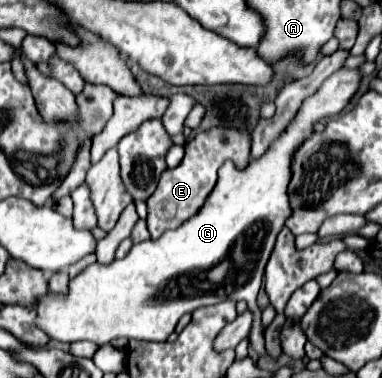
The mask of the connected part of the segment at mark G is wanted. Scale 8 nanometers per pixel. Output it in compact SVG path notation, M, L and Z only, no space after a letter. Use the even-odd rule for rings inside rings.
M338 70L334 76L326 78L326 82L312 94L308 100L302 102L296 116L290 120L286 130L270 144L270 148L260 156L252 158L246 168L234 168L234 162L224 162L218 170L218 182L214 190L208 194L202 208L190 216L182 226L174 230L166 230L158 240L146 240L134 244L132 250L122 260L112 260L110 264L94 262L84 268L76 278L70 278L66 294L48 292L40 296L34 304L36 318L34 324L42 328L50 338L60 342L78 342L90 340L98 346L108 344L116 338L134 338L134 340L150 340L150 342L164 342L170 332L174 332L178 320L186 312L194 312L200 306L218 304L222 300L246 300L248 308L258 308L256 296L262 286L264 266L270 258L274 248L276 236L282 230L284 222L292 214L290 198L288 198L288 184L292 178L292 158L294 152L314 134L314 124L322 118L330 118L340 114L350 98L356 94L360 86L360 72L354 70ZM214 266L226 266L226 286L210 286L208 272Z

